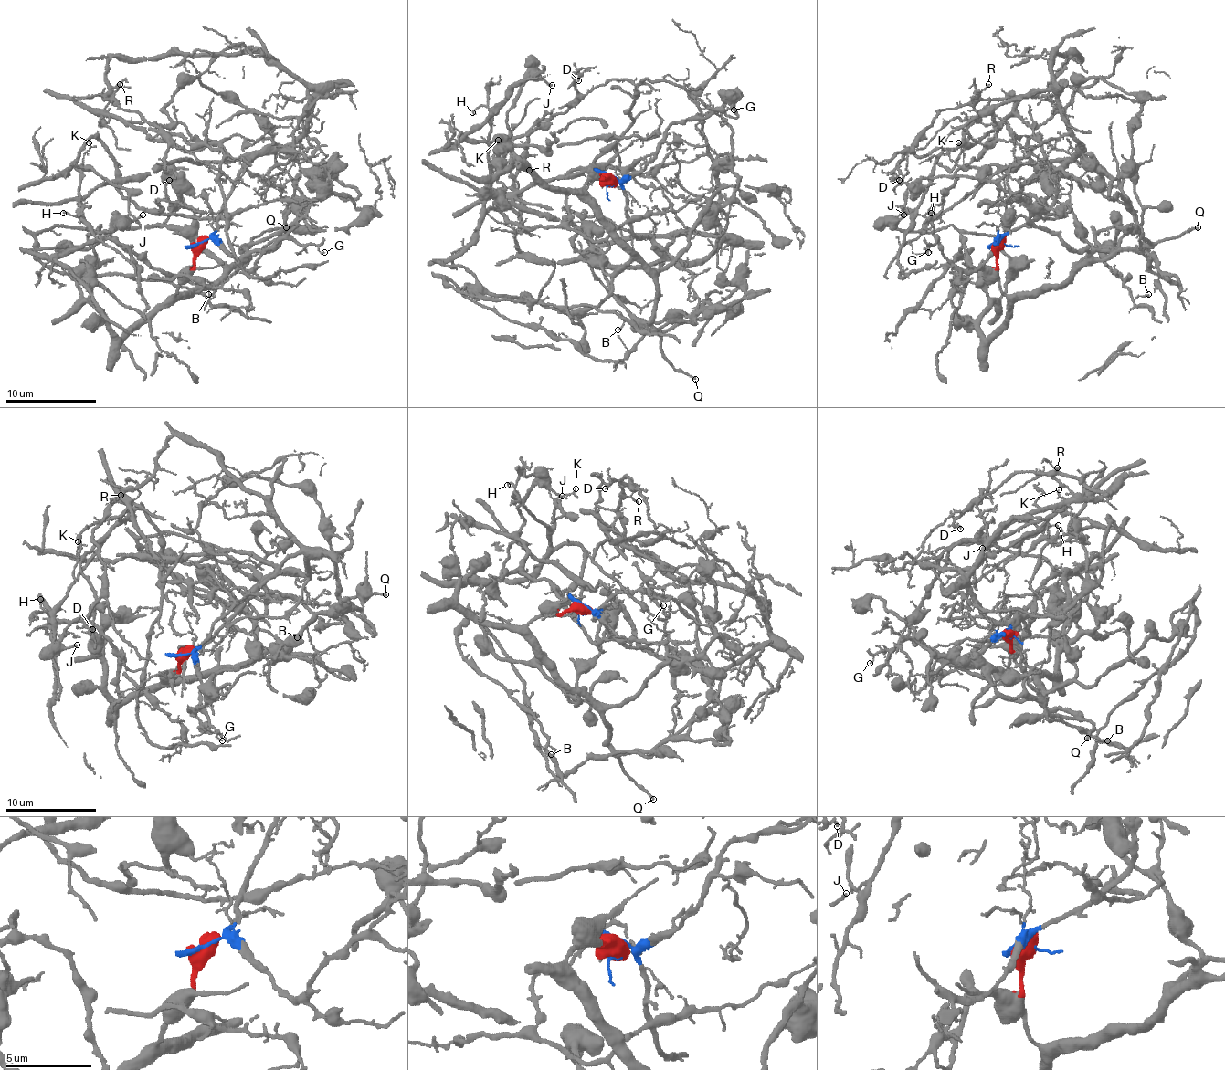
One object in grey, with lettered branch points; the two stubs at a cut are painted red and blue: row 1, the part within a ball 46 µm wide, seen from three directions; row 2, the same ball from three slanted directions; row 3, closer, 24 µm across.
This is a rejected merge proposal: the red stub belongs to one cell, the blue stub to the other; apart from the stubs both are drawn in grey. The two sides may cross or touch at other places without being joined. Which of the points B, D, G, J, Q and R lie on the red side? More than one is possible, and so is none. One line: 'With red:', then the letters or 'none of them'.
With red: B, J, Q

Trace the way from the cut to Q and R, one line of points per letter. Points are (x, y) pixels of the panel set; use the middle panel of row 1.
Q: (609, 179), (588, 182), (584, 200), (652, 279), (652, 329), (660, 336), (661, 354), (695, 379)
R: (607, 179), (632, 231), (669, 257), (698, 261), (723, 240), (620, 236), (527, 258), (516, 168), (530, 170)

